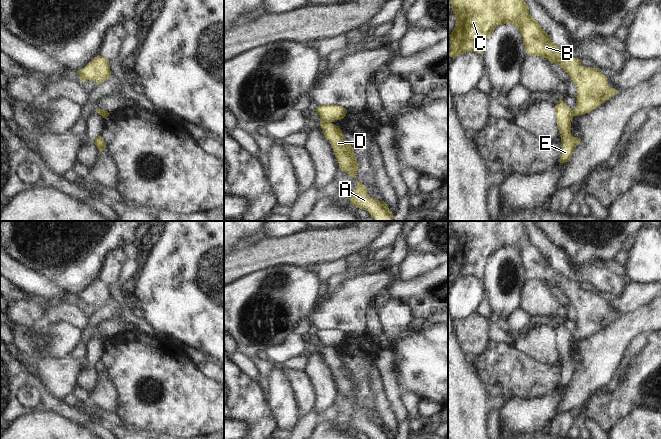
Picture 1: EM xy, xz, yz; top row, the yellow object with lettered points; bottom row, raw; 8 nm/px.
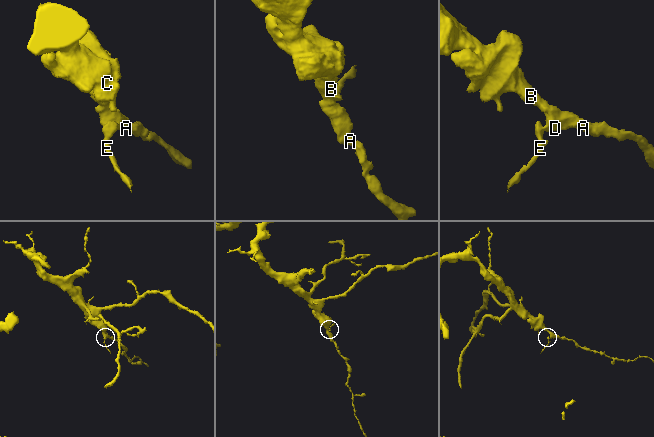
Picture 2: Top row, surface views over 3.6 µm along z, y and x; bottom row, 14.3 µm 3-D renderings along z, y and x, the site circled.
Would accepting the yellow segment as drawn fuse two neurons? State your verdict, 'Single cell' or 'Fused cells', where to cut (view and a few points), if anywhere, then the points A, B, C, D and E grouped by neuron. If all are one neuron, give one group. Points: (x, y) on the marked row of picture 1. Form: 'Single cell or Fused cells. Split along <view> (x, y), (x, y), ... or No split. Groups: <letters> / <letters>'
Fused cells. Split along xz (321, 120), (330, 122). Groups: A B C D / E.

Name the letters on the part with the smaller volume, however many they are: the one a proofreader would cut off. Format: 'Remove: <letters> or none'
Remove: E.

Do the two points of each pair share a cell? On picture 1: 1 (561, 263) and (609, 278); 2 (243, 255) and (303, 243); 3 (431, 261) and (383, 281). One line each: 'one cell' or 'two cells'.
1: one cell
2: one cell
3: two cells

